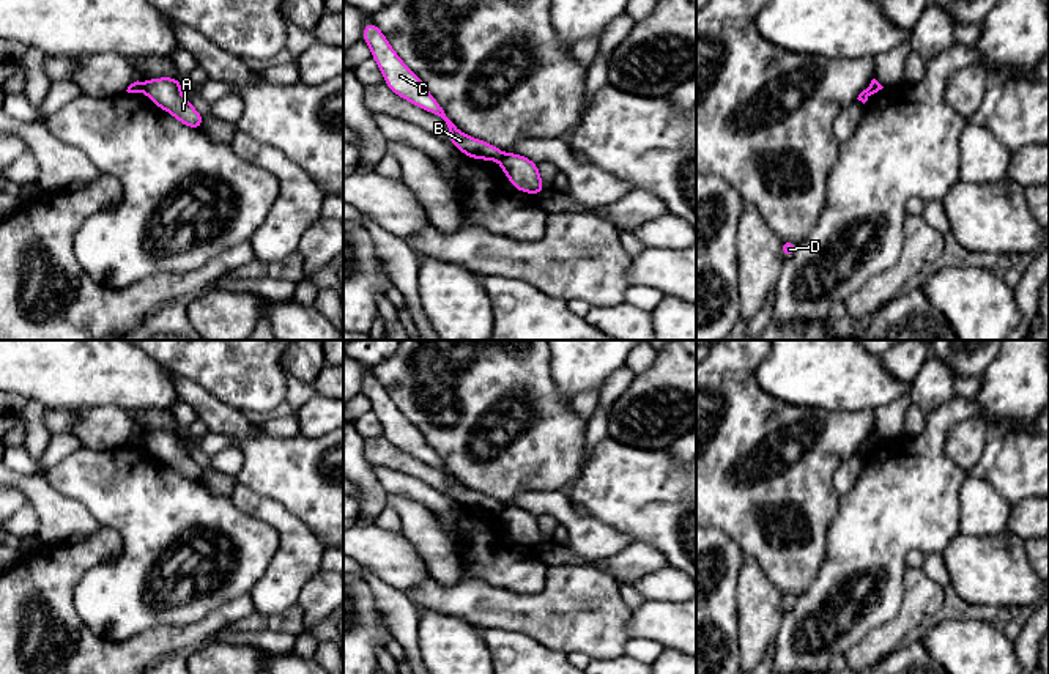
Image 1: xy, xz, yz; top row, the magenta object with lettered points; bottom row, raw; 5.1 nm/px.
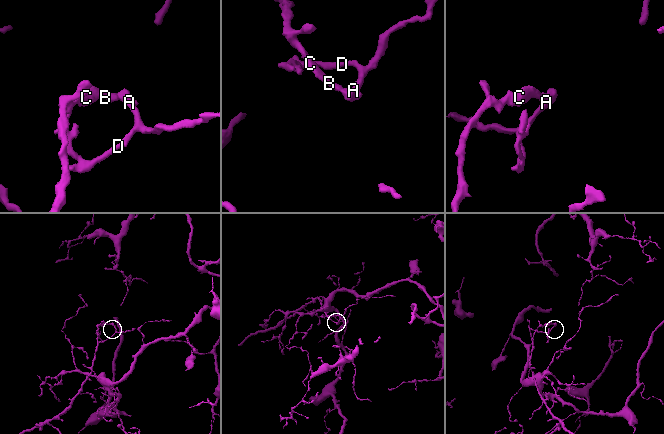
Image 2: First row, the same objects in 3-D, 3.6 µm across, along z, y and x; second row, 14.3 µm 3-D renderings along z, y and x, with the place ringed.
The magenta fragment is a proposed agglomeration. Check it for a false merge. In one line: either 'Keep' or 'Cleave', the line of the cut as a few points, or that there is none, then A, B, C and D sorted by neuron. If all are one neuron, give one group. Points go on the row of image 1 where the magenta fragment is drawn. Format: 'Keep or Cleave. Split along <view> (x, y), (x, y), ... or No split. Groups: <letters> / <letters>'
Cleave. Split along xy (142, 82), (145, 90). Groups: A D / B C

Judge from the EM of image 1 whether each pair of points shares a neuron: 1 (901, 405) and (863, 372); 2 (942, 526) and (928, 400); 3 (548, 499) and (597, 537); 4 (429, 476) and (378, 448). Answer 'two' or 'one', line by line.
1: two
2: two
3: one
4: one

